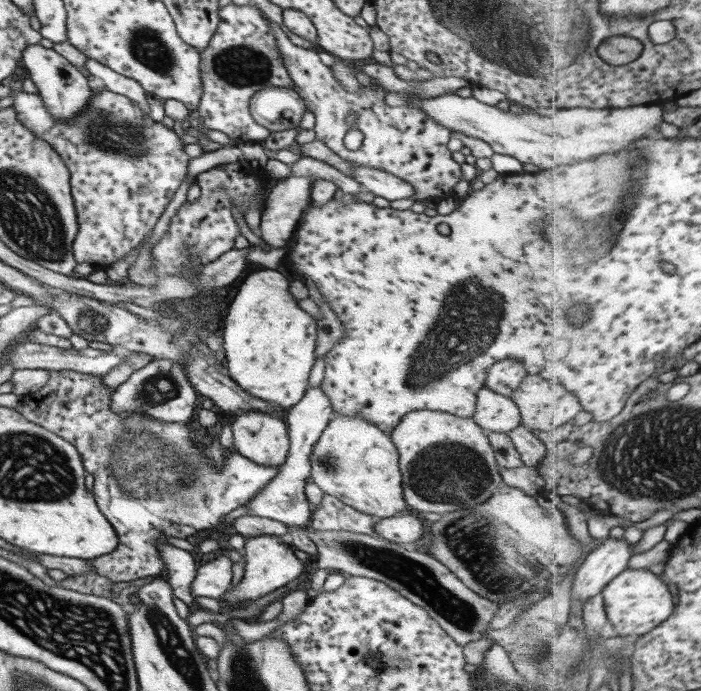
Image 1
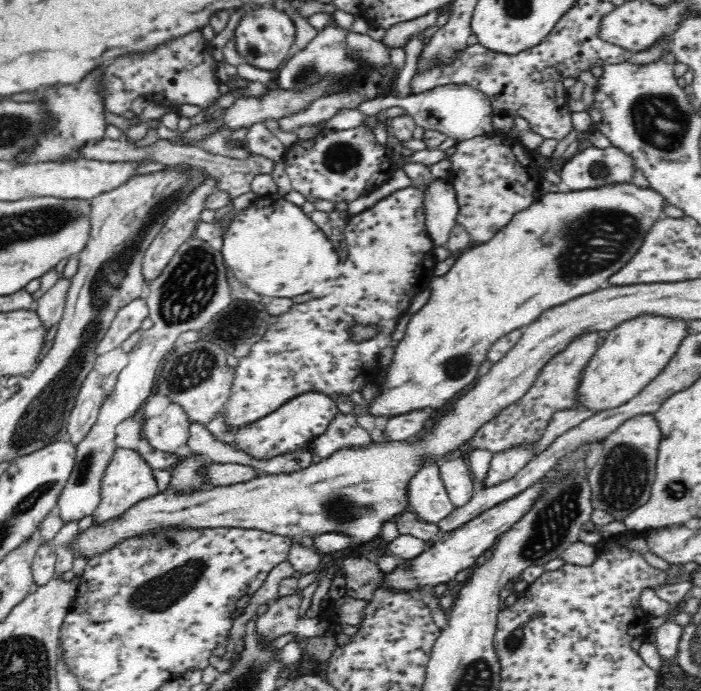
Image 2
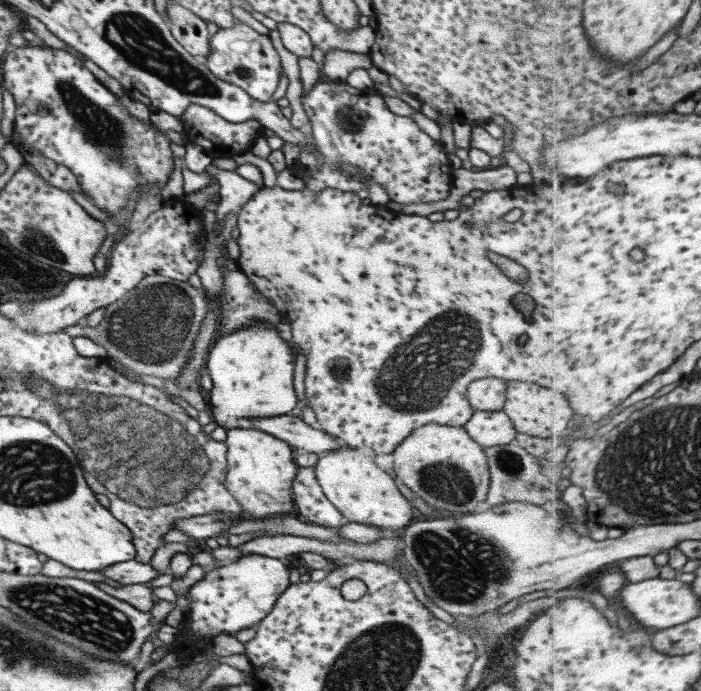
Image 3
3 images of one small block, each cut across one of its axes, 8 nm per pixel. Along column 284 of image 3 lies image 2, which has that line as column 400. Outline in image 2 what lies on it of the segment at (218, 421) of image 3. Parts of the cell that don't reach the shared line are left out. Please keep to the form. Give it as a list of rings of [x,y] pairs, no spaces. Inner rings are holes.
[[[618,183],[606,186],[601,186],[595,189],[568,191],[564,188],[558,192],[546,193],[539,197],[539,199],[530,205],[528,208],[517,212],[512,220],[501,228],[486,244],[470,247],[459,258],[456,259],[455,264],[444,276],[434,278],[432,280],[431,297],[430,300],[417,312],[413,313],[410,319],[406,333],[402,340],[396,344],[395,356],[392,363],[388,365],[386,370],[386,383],[380,394],[374,398],[374,402],[370,405],[370,412],[375,416],[383,416],[390,418],[396,415],[408,413],[430,407],[432,410],[446,404],[456,394],[462,392],[466,386],[470,386],[476,379],[478,379],[478,368],[487,359],[490,347],[503,336],[510,334],[513,330],[522,329],[531,325],[535,320],[538,320],[542,313],[552,308],[553,306],[560,306],[563,302],[578,298],[583,294],[590,294],[595,290],[600,289],[600,286],[609,278],[616,274],[627,262],[638,253],[640,246],[643,244],[646,233],[650,227],[660,218],[662,210],[665,207],[665,199],[660,193],[654,189],[642,189],[636,187],[633,183]]]

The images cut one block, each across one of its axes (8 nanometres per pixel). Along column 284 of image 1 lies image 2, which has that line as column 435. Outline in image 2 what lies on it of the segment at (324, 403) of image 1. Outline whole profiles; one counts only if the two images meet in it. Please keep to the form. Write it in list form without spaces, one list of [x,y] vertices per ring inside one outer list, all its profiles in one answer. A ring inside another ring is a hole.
[[[428,457],[423,459],[419,472],[410,478],[408,486],[409,509],[430,524],[440,523],[455,510],[442,483],[440,463]]]

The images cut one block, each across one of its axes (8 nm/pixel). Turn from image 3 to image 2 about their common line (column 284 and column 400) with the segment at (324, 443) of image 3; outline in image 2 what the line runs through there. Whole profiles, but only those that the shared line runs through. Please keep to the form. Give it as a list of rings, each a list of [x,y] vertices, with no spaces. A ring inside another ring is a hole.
[[[418,410],[390,417],[384,429],[385,438],[396,442],[412,440],[420,430],[426,428],[426,420],[429,420],[428,413]]]

